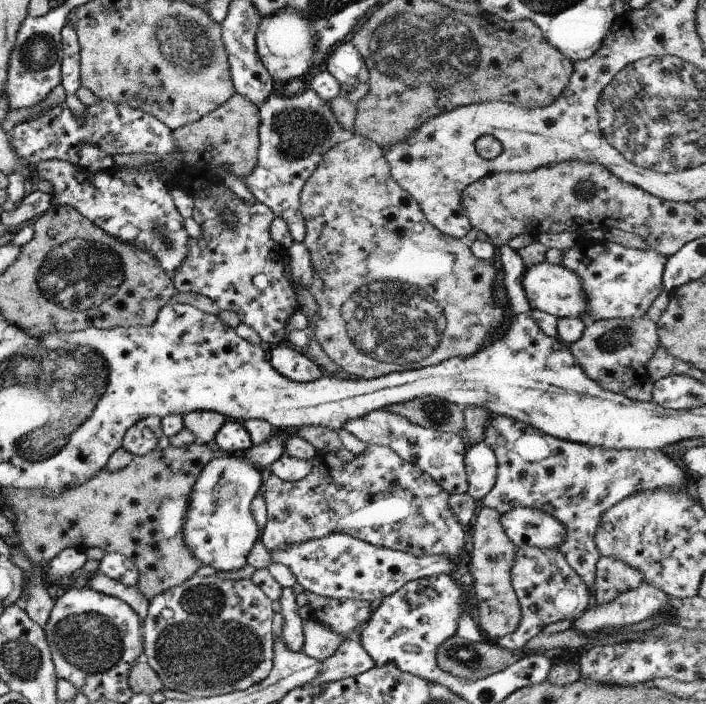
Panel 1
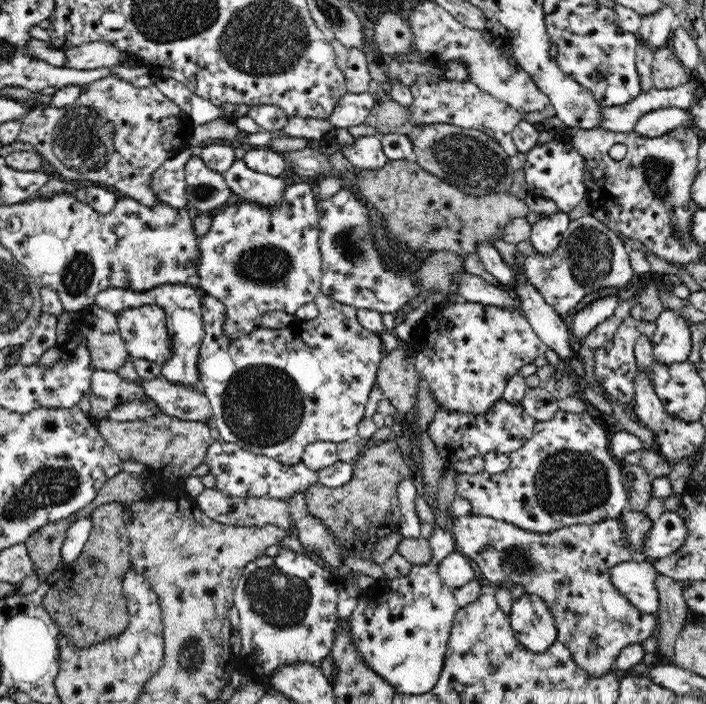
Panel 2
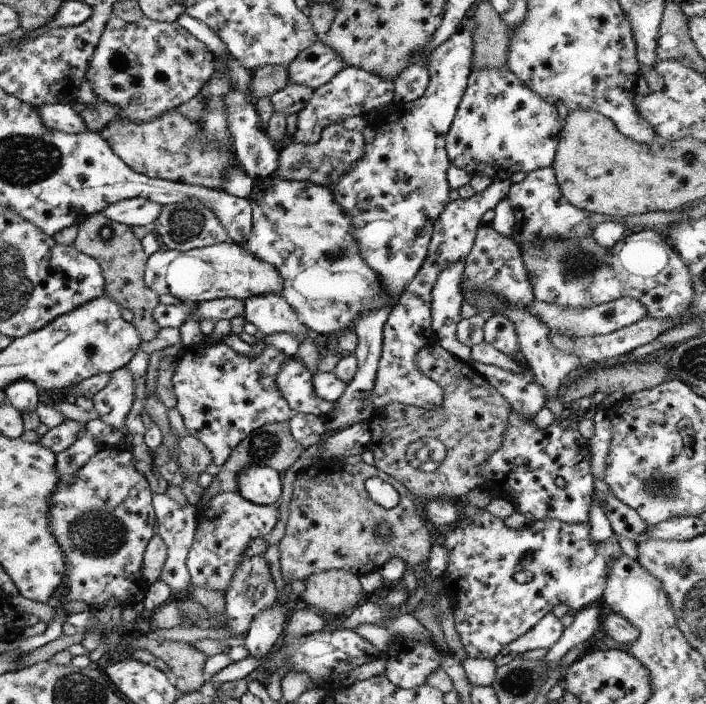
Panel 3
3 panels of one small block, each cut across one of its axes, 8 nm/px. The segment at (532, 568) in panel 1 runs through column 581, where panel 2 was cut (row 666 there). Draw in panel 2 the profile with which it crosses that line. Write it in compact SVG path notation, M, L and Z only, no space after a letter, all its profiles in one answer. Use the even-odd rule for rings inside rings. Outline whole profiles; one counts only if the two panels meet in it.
M464 515L459 518L452 518L450 523L450 531L454 535L455 551L467 556L472 562L478 564L482 576L484 576L485 583L495 586L496 588L504 587L511 589L514 586L522 586L525 593L535 594L539 596L540 600L546 605L549 610L550 616L554 618L554 625L556 625L557 639L562 644L568 647L568 650L572 653L574 661L578 665L582 666L584 670L588 671L590 675L603 675L608 673L608 670L614 670L614 657L625 646L642 644L646 642L650 637L657 639L657 633L659 628L659 621L655 614L648 614L640 611L632 603L630 599L626 598L626 595L622 591L618 590L618 587L610 581L610 568L614 568L616 564L624 564L624 562L630 562L635 559L632 552L634 552L634 545L628 541L626 537L626 523L624 523L624 515L617 516L604 521L598 521L592 525L570 525L556 529L550 532L534 532L532 530L524 530L522 527L518 527L512 523L496 520L488 516L474 516Z

